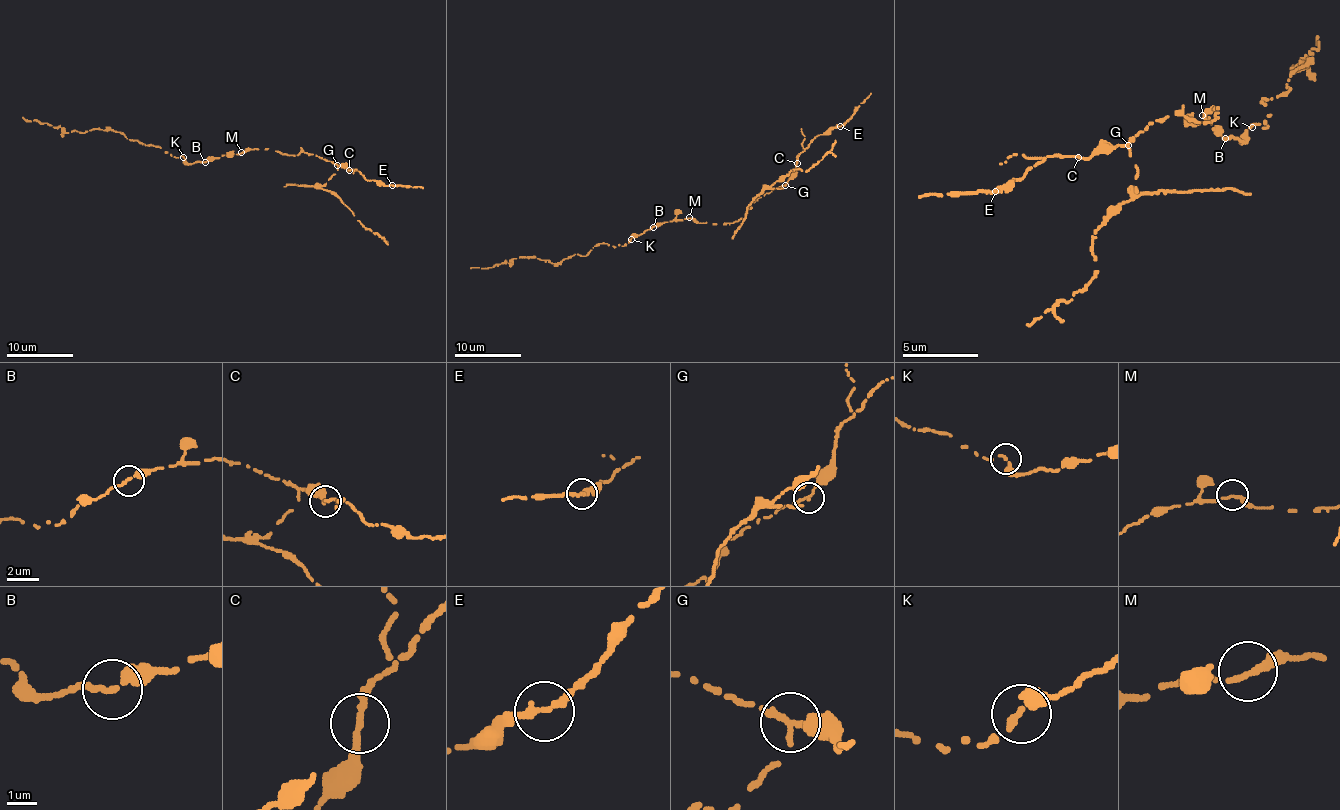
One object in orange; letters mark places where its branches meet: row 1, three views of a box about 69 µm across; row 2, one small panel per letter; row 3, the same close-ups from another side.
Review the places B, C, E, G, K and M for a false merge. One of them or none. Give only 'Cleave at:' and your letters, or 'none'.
Cleave at: G

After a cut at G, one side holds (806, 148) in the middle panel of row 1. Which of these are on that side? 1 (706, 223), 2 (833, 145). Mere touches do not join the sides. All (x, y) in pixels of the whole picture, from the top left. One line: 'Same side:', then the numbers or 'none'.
Same side: 1

